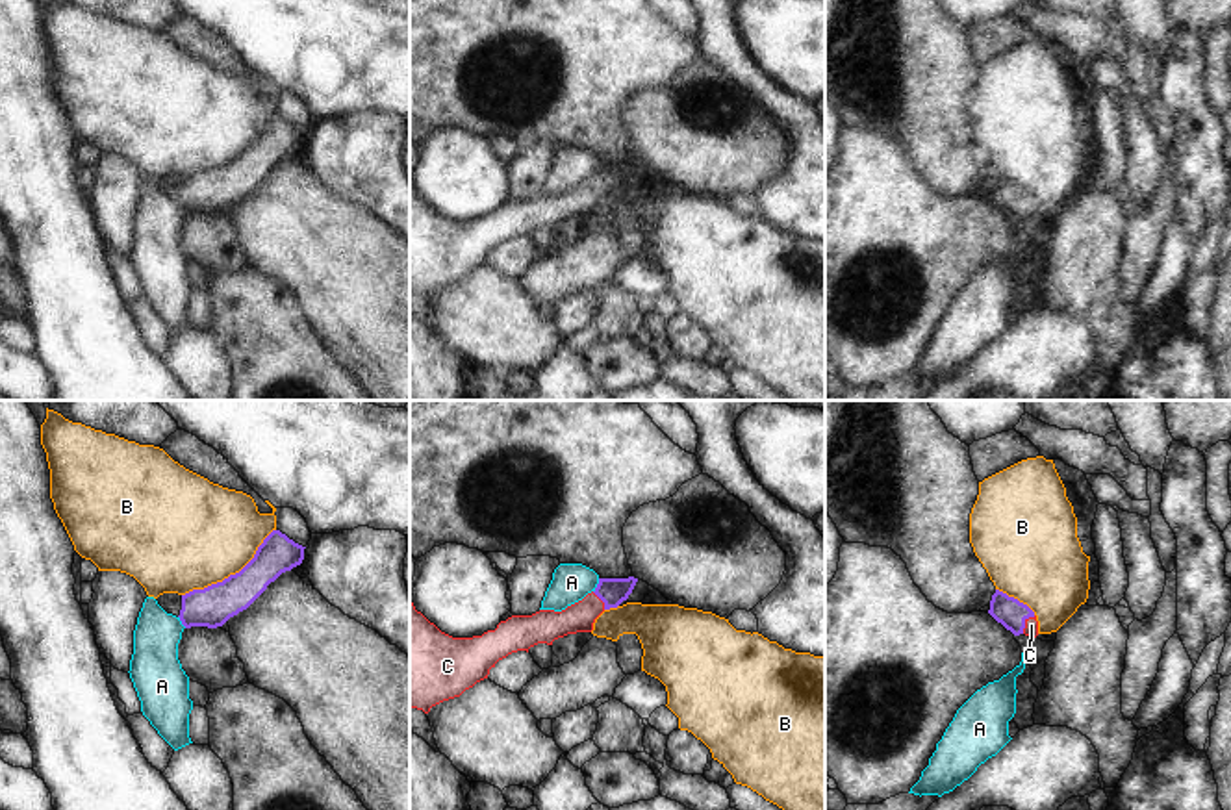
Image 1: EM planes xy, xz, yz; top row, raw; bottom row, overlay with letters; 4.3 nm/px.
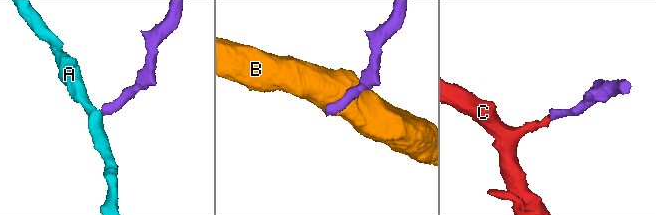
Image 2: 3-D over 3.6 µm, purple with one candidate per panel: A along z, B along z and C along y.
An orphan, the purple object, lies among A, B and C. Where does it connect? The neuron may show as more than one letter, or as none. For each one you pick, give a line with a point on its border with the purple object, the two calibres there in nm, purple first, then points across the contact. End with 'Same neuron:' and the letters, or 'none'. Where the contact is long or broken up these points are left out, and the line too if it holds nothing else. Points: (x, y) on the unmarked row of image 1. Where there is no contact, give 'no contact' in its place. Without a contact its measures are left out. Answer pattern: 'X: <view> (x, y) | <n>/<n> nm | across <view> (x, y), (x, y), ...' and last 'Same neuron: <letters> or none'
C: yz (1024, 208) | 130/60 nm | across yz (1007, 195), (1024, 208), (1031, 210)
Same neuron: C

